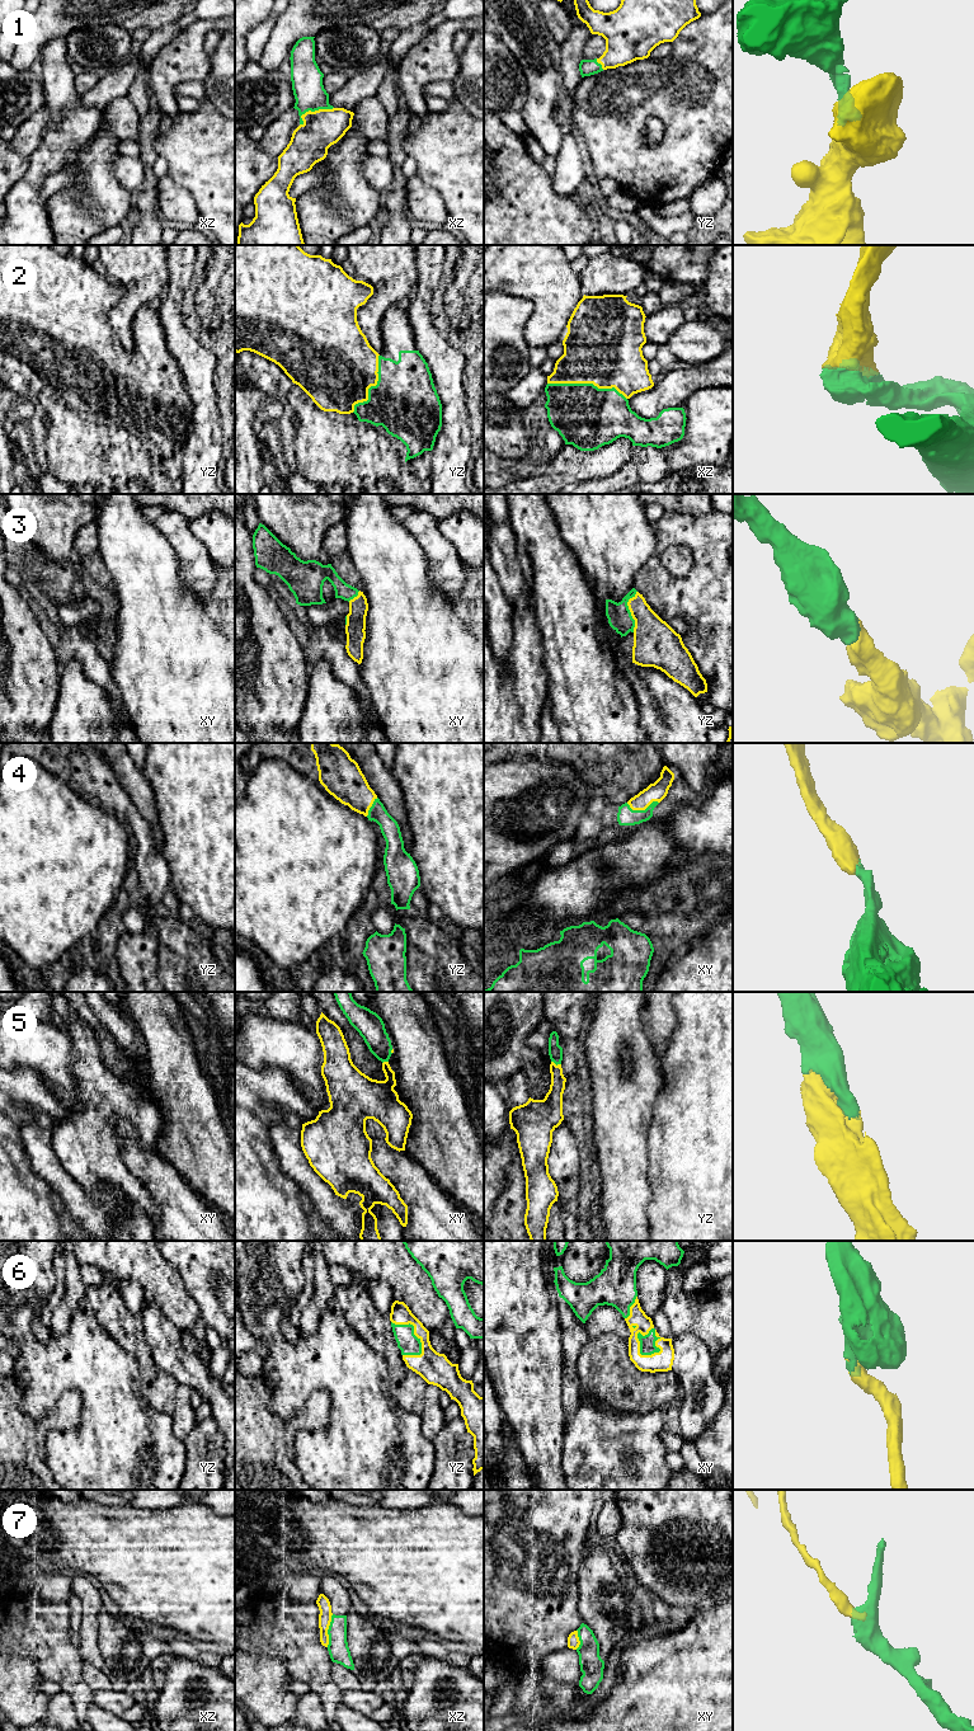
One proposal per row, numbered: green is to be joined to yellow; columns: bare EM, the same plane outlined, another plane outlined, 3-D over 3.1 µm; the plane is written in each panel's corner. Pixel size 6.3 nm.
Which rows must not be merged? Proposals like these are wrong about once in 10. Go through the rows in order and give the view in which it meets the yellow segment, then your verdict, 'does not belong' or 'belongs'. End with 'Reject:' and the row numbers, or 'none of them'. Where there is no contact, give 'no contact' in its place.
1: meets yellow in xz; belongs
2: meets yellow in xz; belongs
3: meets yellow in yz; belongs
4: meets yellow in xy; belongs
5: meets yellow in yz; belongs
6: meets yellow in xy; belongs
7: meets yellow in xz; does not belong
Reject: 7

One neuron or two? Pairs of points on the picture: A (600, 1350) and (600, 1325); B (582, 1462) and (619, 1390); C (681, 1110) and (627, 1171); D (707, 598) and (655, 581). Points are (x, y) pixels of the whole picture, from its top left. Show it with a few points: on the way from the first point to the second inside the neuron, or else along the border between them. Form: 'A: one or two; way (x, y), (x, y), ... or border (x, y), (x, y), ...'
A: two; border (591, 1337), (613, 1332), (627, 1344)
B: two; border (583, 1393), (594, 1397), (608, 1410), (638, 1415)
C: two; border (653, 1118), (647, 1176)
D: one; way (695, 598), (672, 597), (668, 593)

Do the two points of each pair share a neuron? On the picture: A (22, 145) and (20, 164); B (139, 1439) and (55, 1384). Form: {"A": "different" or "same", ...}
{"A": "different", "B": "same"}

